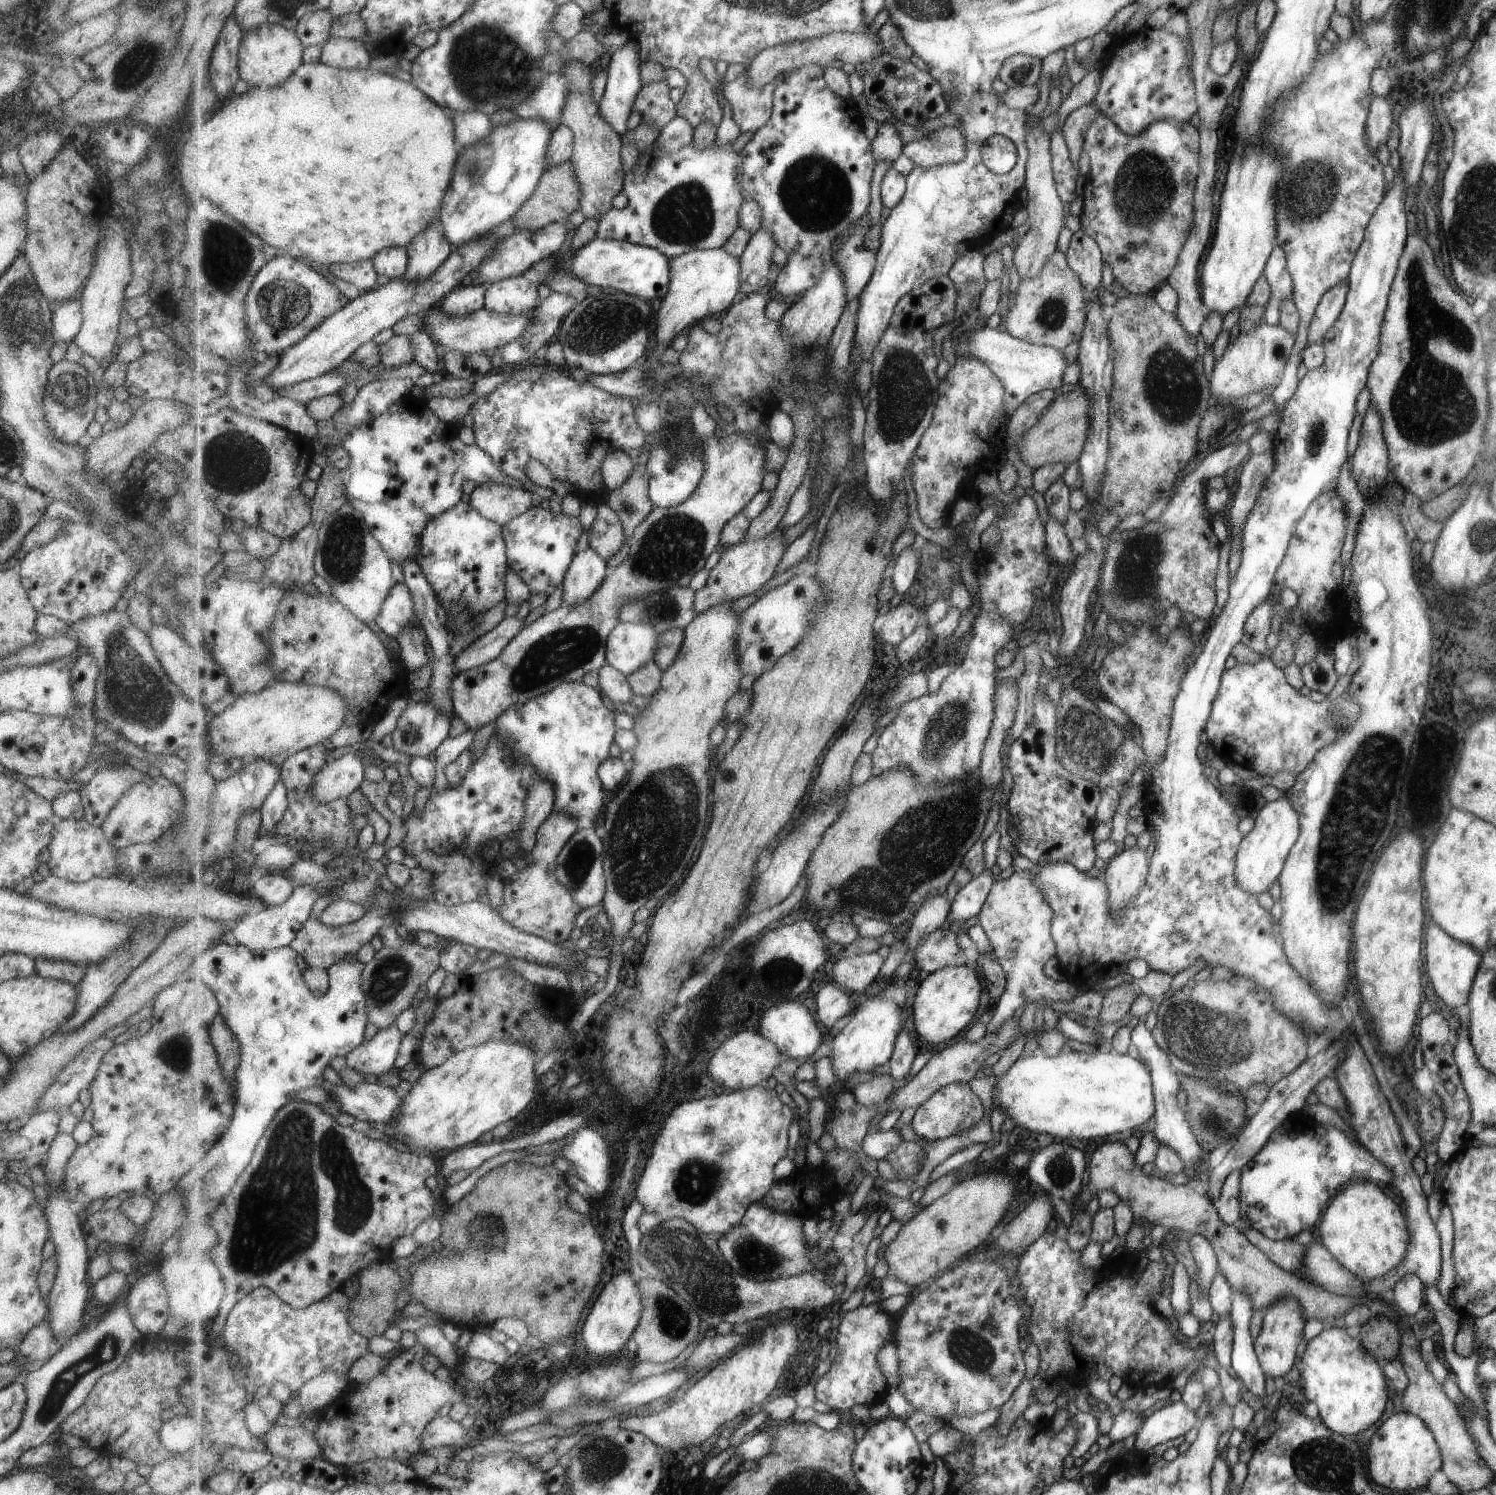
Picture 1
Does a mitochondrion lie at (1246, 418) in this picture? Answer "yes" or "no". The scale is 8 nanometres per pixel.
no

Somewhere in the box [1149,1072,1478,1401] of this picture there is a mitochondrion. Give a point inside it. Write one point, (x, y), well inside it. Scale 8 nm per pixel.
(1211, 1122)

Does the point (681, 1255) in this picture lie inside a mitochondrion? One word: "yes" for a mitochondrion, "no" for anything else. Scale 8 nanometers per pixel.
yes

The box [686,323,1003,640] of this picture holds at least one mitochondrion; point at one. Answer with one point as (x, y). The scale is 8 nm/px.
(905, 391)

